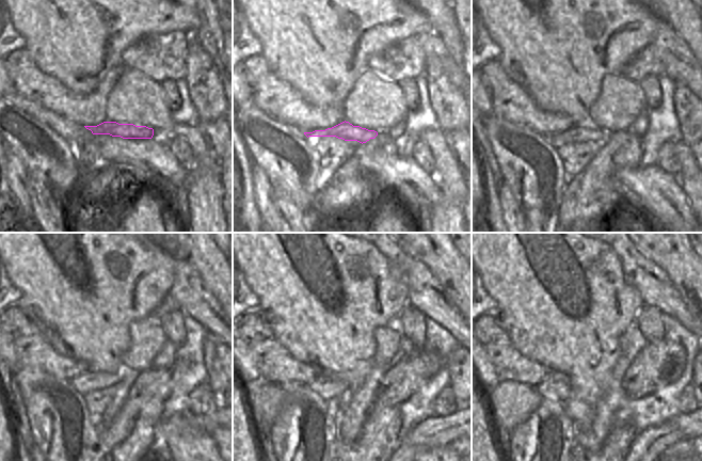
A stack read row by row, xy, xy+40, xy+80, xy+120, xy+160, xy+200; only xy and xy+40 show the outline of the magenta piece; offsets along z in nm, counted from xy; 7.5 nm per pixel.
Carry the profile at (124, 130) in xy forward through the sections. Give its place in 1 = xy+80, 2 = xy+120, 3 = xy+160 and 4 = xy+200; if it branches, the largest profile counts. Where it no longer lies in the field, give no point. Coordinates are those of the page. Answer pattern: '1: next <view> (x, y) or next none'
1: next xy+80 (577, 133)
2: next xy+120 (83, 383)
3: next xy+160 (328, 387)
4: next xy+200 (556, 387)

